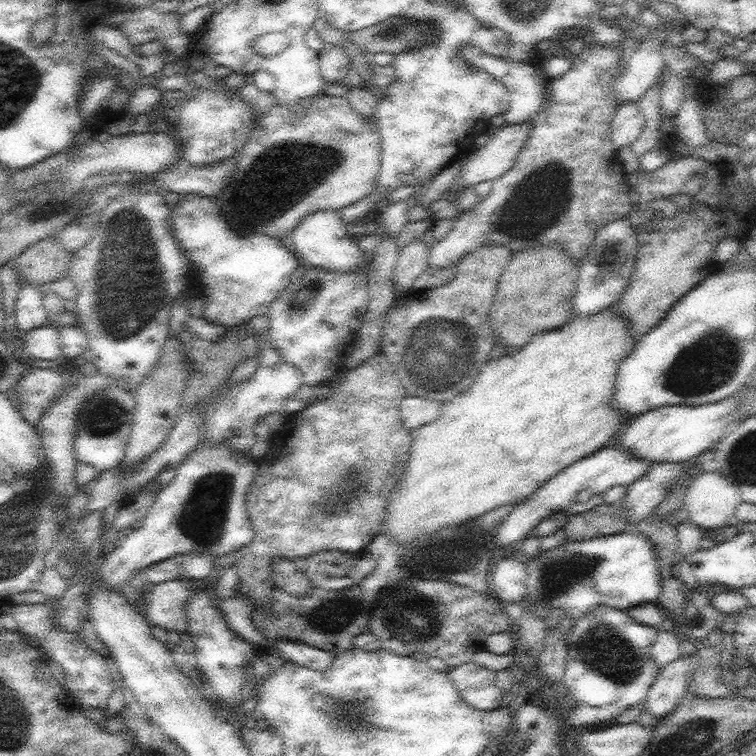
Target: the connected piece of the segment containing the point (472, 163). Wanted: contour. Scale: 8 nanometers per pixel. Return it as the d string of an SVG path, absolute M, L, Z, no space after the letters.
M532 121L504 124L483 148L472 149L470 158L462 163L460 174L456 178L456 186L476 186L487 180L495 181L506 174L524 151L532 127Z

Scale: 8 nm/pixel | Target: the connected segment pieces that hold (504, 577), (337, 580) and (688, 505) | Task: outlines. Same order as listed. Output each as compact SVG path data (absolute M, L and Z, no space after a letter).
M506 558L498 564L492 576L492 586L498 601L507 604L524 603L526 597L527 564Z
M368 548L354 553L338 550L320 552L306 558L306 561L308 567L305 573L313 588L337 593L350 586L358 586L376 568L376 560Z
M709 468L692 481L683 507L687 509L690 521L708 530L726 526L741 502L740 487L720 471Z

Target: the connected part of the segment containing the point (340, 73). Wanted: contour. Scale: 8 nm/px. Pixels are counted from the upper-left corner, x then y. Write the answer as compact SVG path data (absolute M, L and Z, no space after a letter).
M324 43L319 50L319 68L326 83L344 85L349 71L350 57L346 47Z

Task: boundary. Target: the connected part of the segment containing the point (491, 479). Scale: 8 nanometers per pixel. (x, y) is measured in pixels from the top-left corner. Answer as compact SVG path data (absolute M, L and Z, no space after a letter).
M614 302L614 304L608 305L608 308L596 314L573 317L568 324L564 324L560 328L553 328L534 335L532 340L528 341L528 344L525 344L512 356L506 355L502 358L488 360L478 373L476 380L464 392L449 401L443 402L442 412L434 422L426 423L423 427L411 430L413 439L409 454L410 464L408 464L408 470L405 470L404 476L400 479L394 496L388 503L387 515L383 524L385 530L383 532L392 535L401 543L407 543L426 534L426 532L430 534L430 532L436 532L436 530L446 528L446 526L460 526L466 520L485 515L499 506L519 504L520 501L528 499L543 484L546 484L548 480L554 478L571 464L583 458L588 458L596 454L602 447L611 444L614 438L619 436L624 428L629 425L630 421L629 416L615 409L611 402L615 393L620 363L632 352L636 341L637 338L631 331L631 324L623 319L618 302Z

